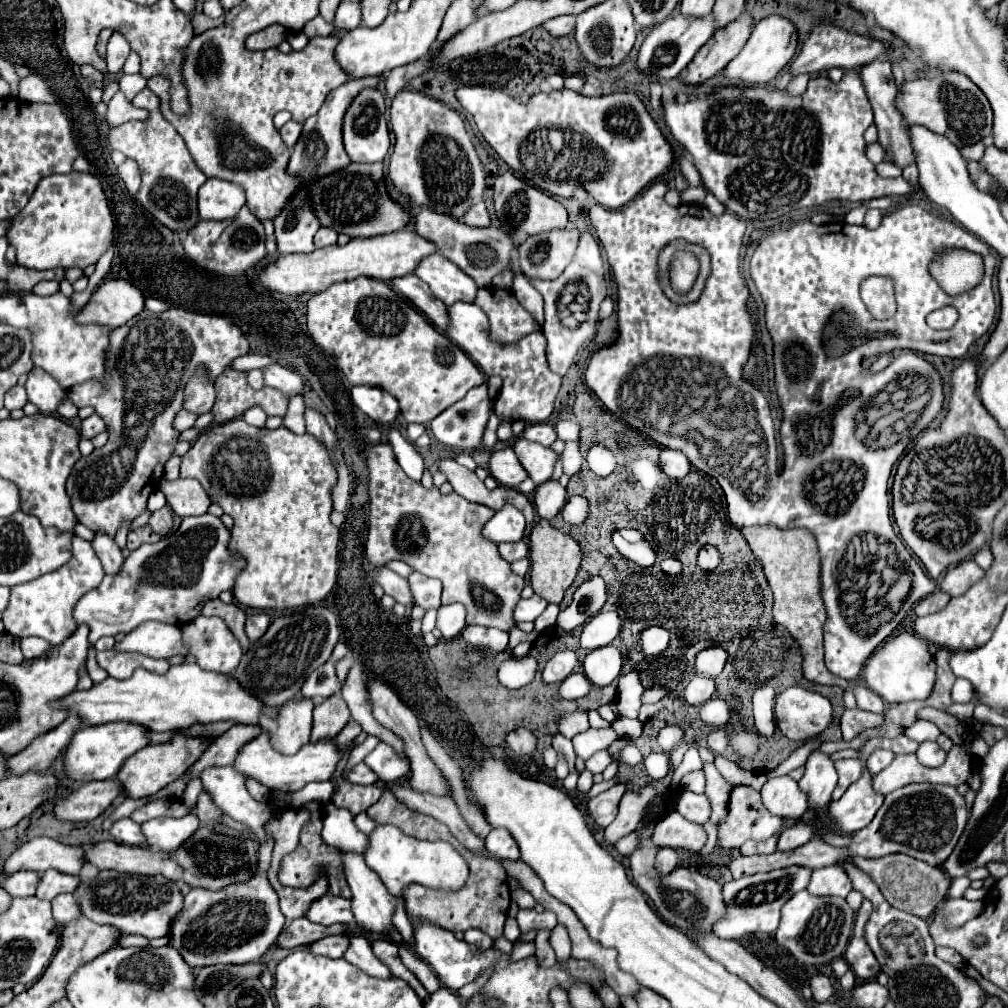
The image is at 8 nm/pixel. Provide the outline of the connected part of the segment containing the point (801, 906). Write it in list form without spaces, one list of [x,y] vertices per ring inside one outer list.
[[[807,891],[795,893],[781,911],[781,923],[775,933],[777,943],[793,953],[799,963],[823,965],[841,957],[853,933],[855,911],[841,897],[815,897]]]

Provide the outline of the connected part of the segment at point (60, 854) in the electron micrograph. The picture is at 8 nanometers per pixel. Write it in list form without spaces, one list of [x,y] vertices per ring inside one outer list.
[[[35,837],[9,855],[3,871],[11,875],[23,869],[31,869],[37,873],[57,869],[67,875],[79,875],[81,865],[83,865],[81,847],[63,845],[49,837]]]

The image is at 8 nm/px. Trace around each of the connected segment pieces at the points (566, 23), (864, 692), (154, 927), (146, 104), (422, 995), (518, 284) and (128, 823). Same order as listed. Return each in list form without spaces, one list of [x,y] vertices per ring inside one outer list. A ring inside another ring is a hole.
[[[555,17],[553,21],[545,21],[543,25],[553,37],[565,37],[575,29],[575,17]]]
[[[855,685],[853,693],[855,693],[855,699],[857,699],[857,707],[859,709],[873,711],[873,713],[881,713],[885,709],[883,699],[877,693],[873,693],[871,689],[867,689],[865,685]]]
[[[101,871],[95,879],[83,879],[75,891],[75,899],[91,921],[115,925],[123,933],[139,933],[147,939],[169,935],[173,919],[183,909],[183,895],[175,881],[161,875],[143,877],[119,871]]]
[[[147,87],[135,95],[133,105],[147,109],[151,113],[149,119],[147,121],[129,121],[129,123],[123,123],[123,125],[111,129],[109,137],[107,137],[109,145],[139,163],[141,187],[139,187],[135,199],[165,227],[179,231],[179,233],[189,231],[199,221],[197,189],[207,181],[207,177],[193,163],[181,135],[173,129],[173,125],[169,125],[163,119],[161,111],[159,111],[159,99]]]
[[[381,939],[381,941],[373,941],[371,945],[373,945],[373,953],[391,969],[391,973],[393,973],[395,977],[401,977],[403,981],[407,981],[423,1003],[429,1001],[429,993],[425,991],[425,987],[423,987],[423,985],[417,981],[417,977],[401,963],[397,943],[393,943],[393,941],[383,941],[383,939]]]
[[[523,273],[515,275],[515,279],[513,279],[513,295],[535,317],[535,321],[539,321],[539,325],[543,325],[543,297],[527,281],[527,277]]]
[[[119,819],[111,827],[109,833],[113,835],[113,839],[117,843],[125,843],[125,845],[145,845],[145,835],[141,833],[141,827],[135,821],[131,821],[131,819]]]

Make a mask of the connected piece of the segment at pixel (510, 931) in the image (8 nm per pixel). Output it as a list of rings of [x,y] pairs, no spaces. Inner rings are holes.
[[[507,917],[504,925],[504,935],[511,942],[520,937],[521,932],[515,918]]]

